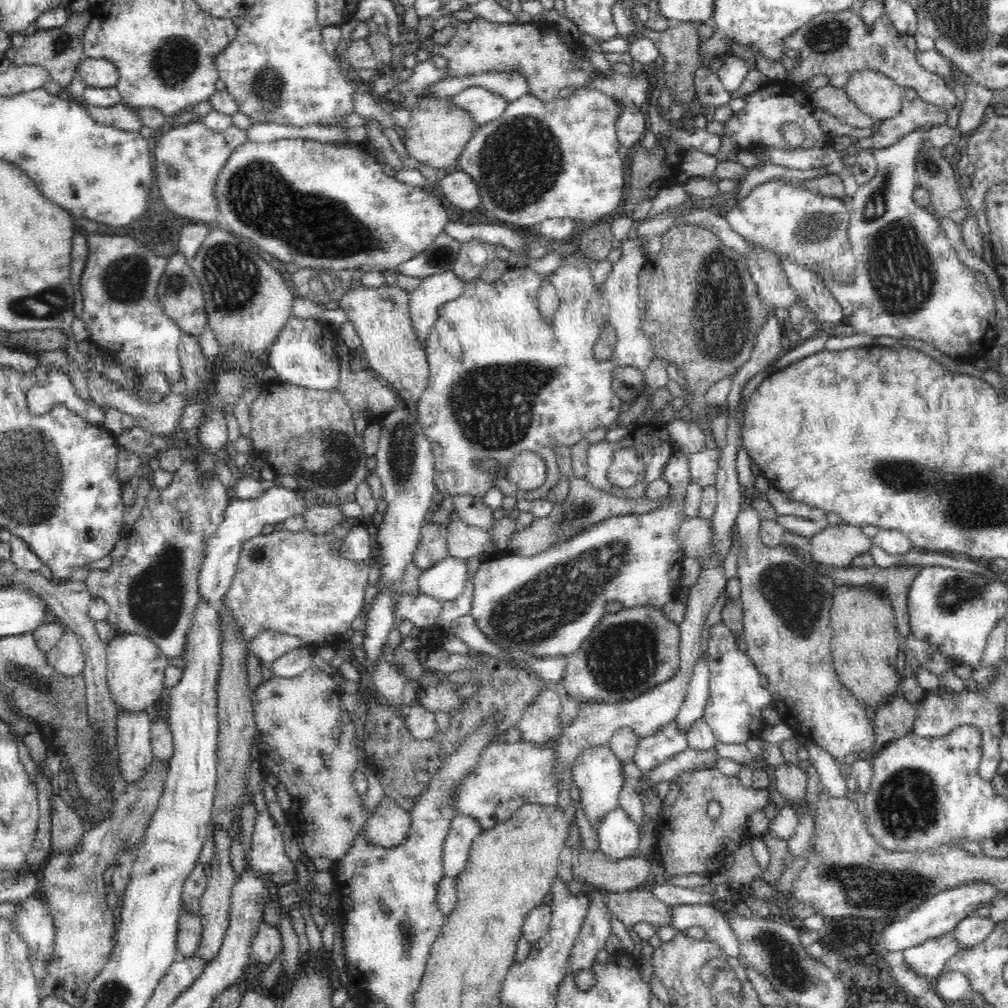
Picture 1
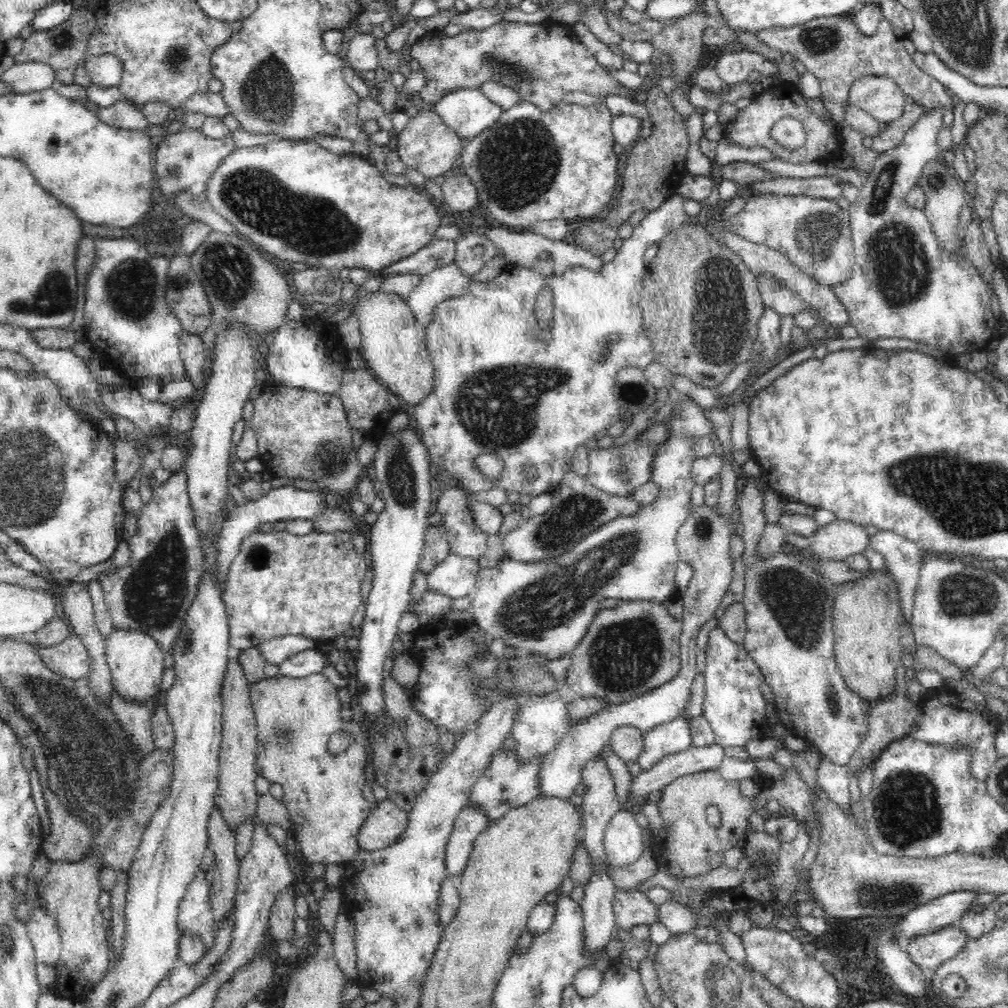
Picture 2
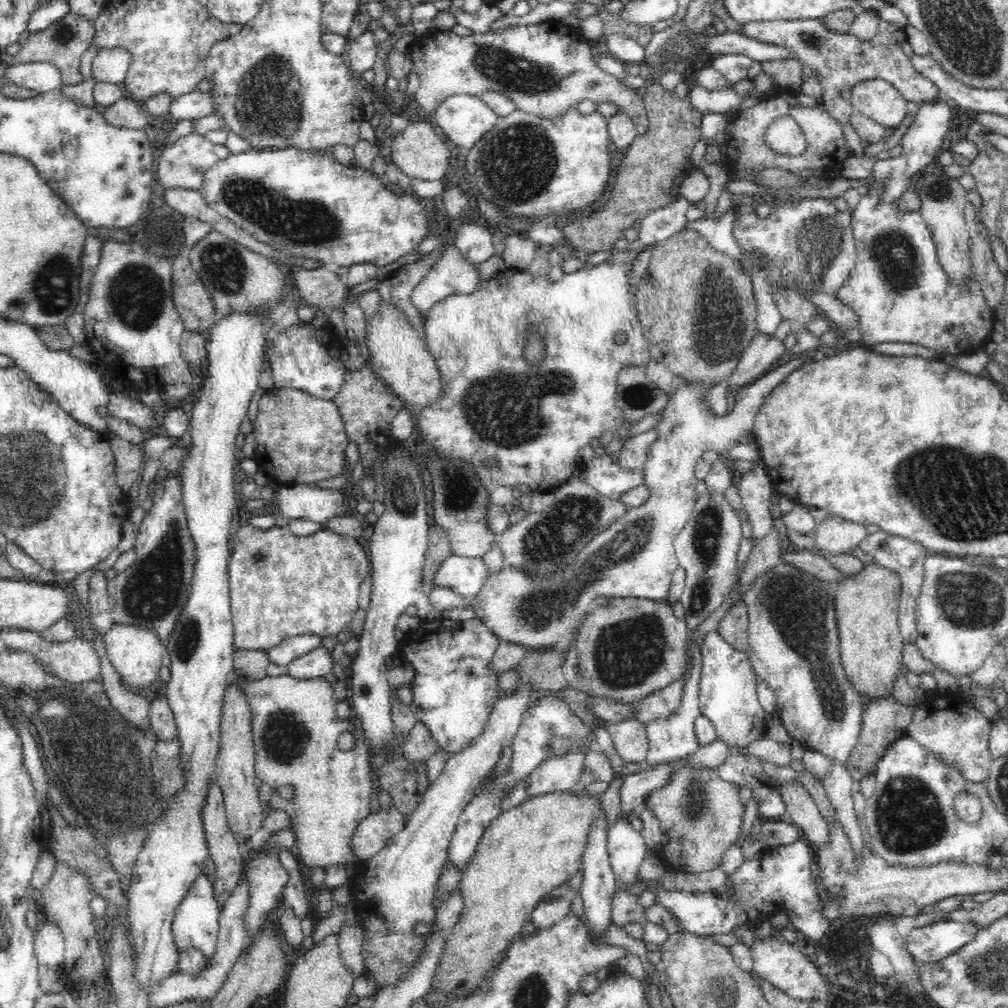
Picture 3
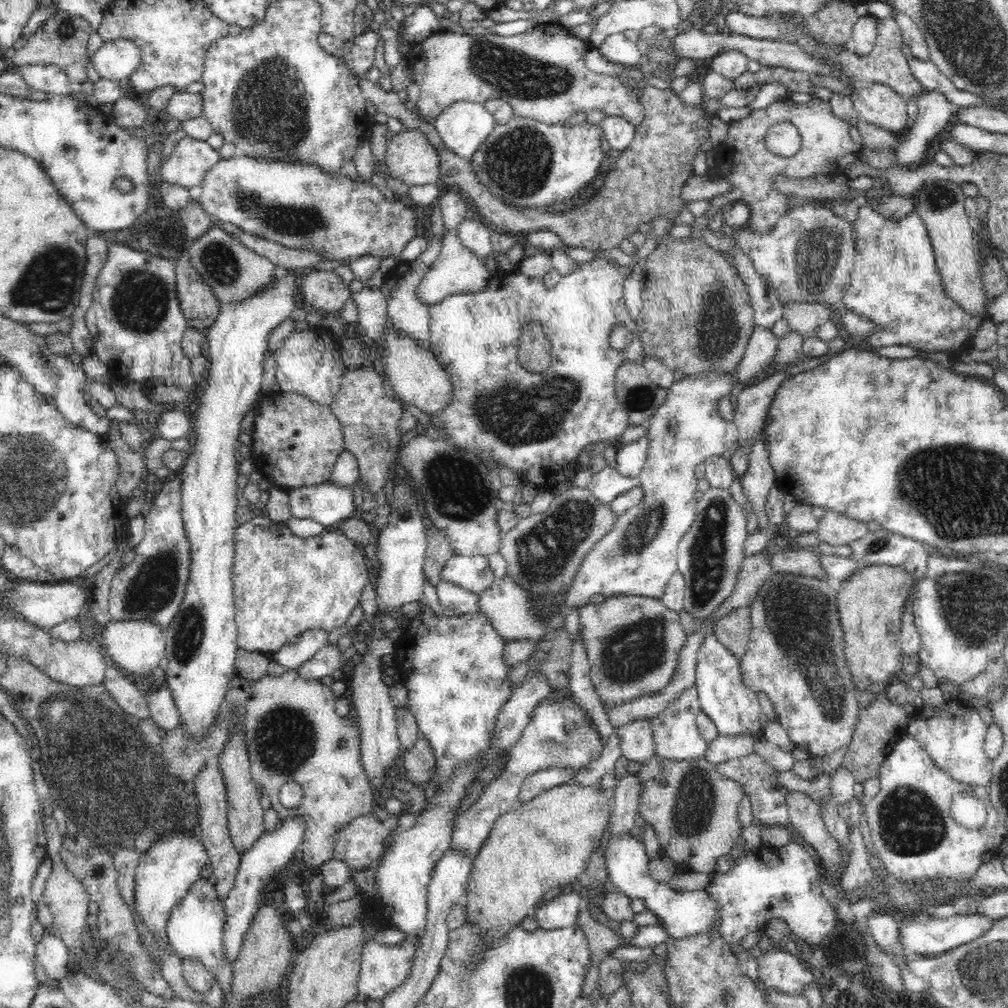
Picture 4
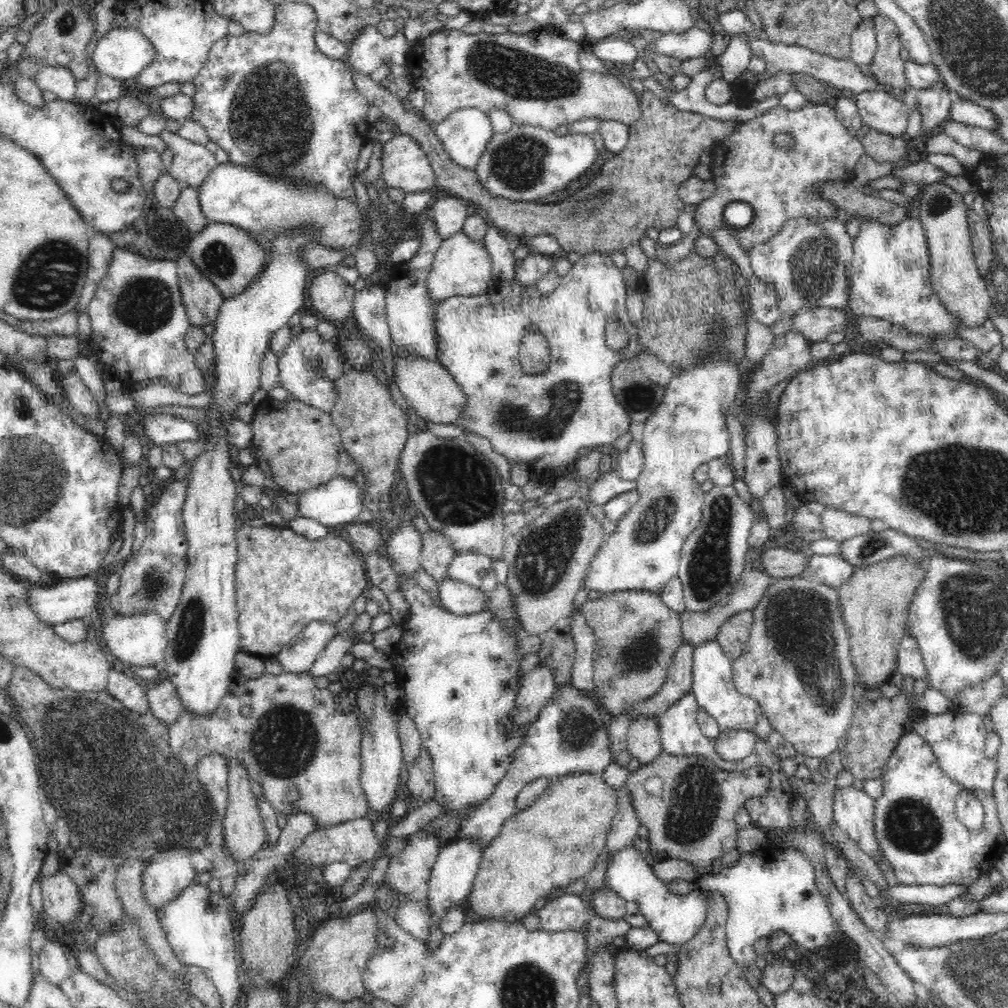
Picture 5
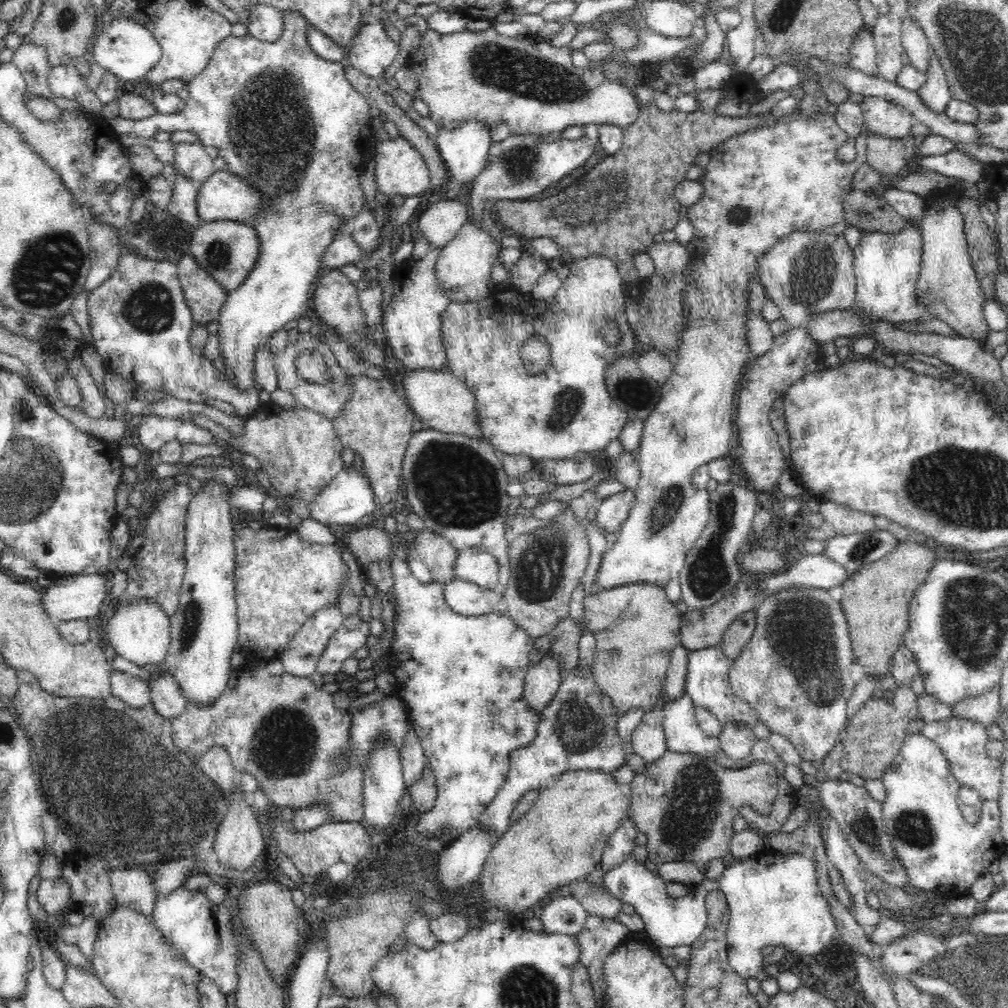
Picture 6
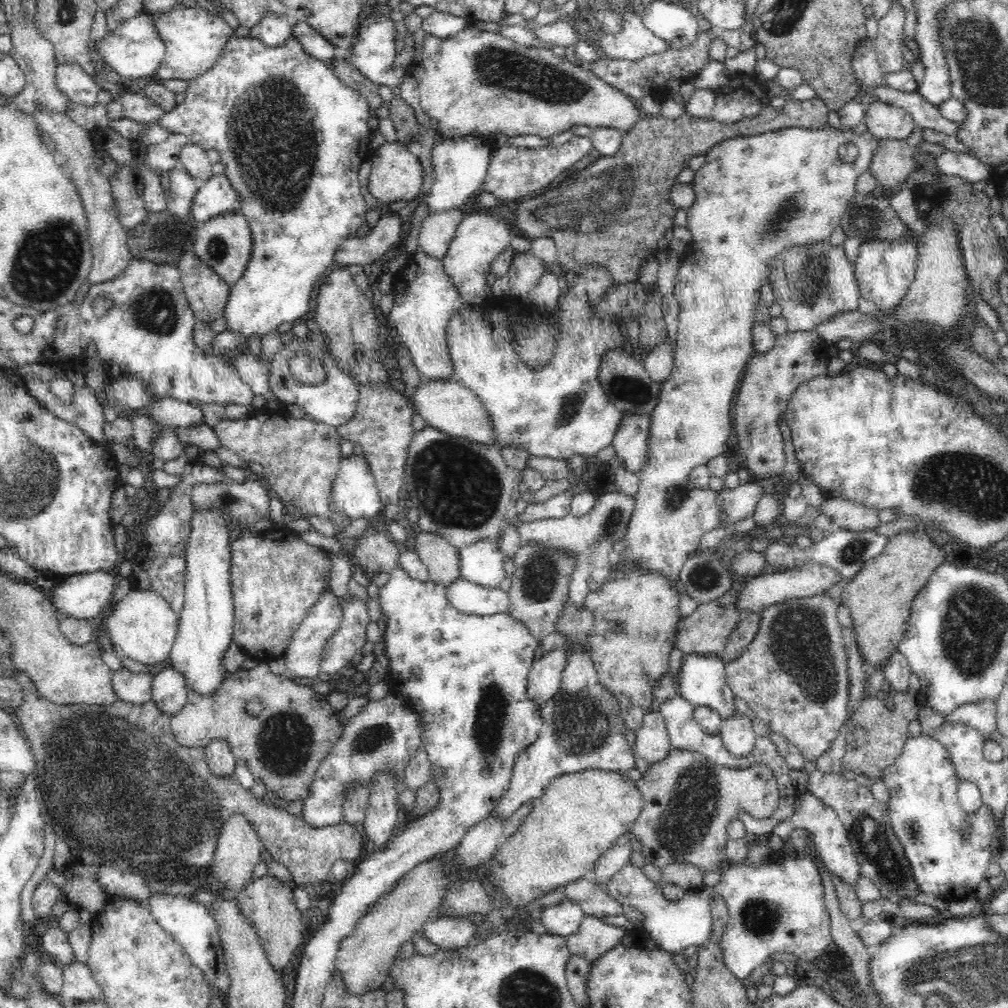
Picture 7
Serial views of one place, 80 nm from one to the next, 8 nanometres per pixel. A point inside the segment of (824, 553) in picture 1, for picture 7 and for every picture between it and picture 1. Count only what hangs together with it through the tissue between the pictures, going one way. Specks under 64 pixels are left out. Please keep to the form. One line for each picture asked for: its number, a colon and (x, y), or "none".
2: (837, 540)
3: (834, 535)
4: (835, 528)
5: (838, 525)
6: (844, 521)
7: (844, 514)

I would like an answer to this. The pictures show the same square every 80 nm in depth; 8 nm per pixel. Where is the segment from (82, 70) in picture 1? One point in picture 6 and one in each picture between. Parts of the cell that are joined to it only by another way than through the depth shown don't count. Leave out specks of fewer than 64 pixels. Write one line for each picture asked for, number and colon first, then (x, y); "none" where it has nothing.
2: (106, 70)
3: (109, 65)
4: (114, 60)
5: (122, 53)
6: (125, 48)

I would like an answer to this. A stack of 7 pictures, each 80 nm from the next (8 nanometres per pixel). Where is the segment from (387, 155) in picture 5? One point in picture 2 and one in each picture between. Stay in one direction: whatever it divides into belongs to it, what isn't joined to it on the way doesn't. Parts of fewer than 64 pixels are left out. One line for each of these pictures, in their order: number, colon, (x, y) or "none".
2: (426, 144)
3: (419, 151)
4: (410, 157)

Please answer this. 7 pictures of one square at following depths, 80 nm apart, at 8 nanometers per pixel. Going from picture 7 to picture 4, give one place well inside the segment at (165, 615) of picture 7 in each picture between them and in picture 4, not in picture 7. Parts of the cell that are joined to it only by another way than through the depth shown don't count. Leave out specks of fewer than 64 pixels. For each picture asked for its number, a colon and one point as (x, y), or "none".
4: (137, 647)
5: (141, 640)
6: (139, 631)

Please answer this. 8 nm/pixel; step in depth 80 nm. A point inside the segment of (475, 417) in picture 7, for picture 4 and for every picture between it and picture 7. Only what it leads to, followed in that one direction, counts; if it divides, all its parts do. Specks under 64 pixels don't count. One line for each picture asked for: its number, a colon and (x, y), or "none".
4: (416, 375)
5: (431, 391)
6: (443, 403)

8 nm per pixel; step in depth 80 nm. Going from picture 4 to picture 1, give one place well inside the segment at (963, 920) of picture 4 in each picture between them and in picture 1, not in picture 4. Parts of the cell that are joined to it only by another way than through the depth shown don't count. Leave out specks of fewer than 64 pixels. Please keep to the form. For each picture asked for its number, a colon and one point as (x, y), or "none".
1: (928, 959)
2: (927, 952)
3: (927, 944)

